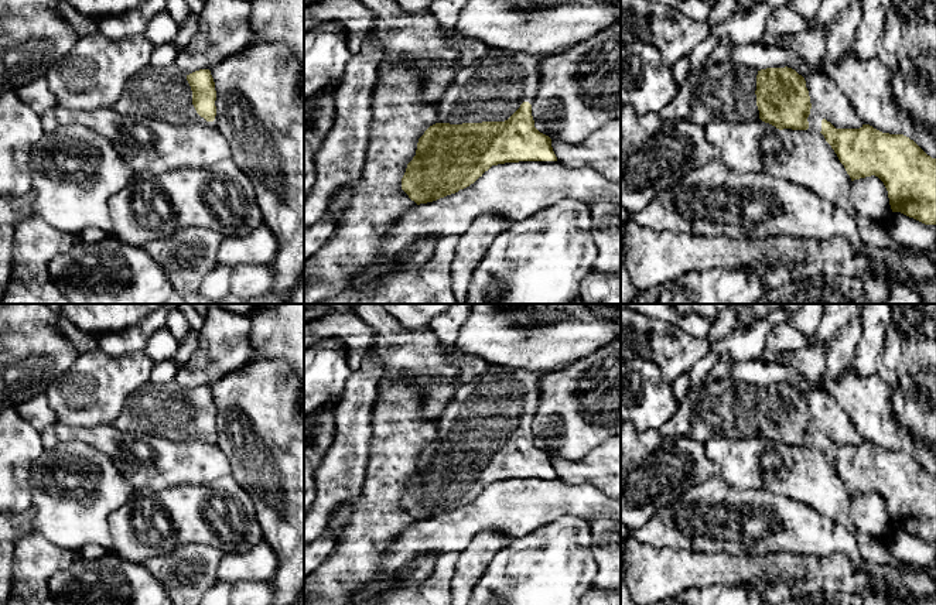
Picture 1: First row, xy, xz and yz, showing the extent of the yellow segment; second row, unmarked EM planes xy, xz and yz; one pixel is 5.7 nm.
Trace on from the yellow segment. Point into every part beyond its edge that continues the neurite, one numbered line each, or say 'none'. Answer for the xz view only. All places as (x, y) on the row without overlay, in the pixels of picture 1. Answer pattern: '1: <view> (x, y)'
1: xz (491, 406)

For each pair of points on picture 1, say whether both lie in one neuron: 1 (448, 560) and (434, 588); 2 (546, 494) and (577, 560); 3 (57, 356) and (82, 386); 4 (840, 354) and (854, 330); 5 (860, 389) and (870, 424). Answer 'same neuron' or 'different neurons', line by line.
1: same neuron
2: different neurons
3: different neurons
4: same neuron
5: same neuron

